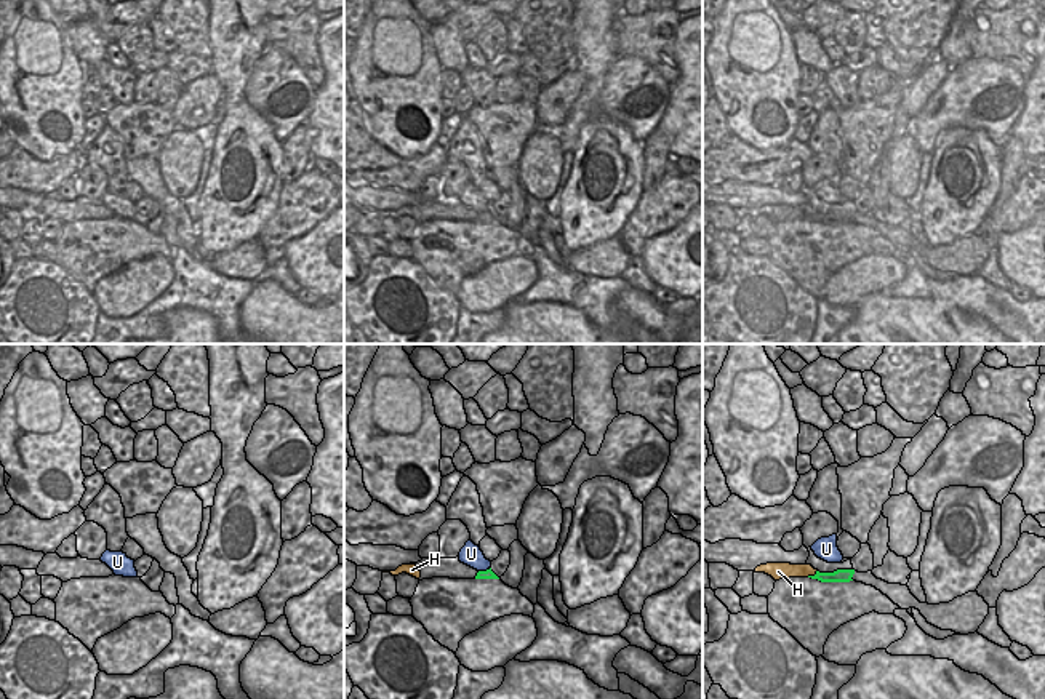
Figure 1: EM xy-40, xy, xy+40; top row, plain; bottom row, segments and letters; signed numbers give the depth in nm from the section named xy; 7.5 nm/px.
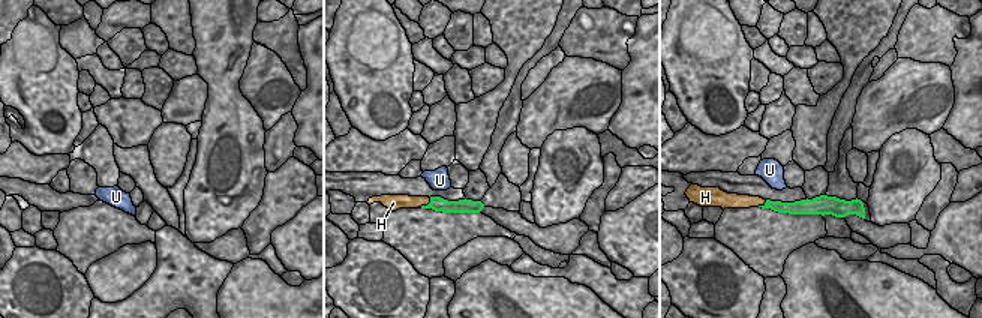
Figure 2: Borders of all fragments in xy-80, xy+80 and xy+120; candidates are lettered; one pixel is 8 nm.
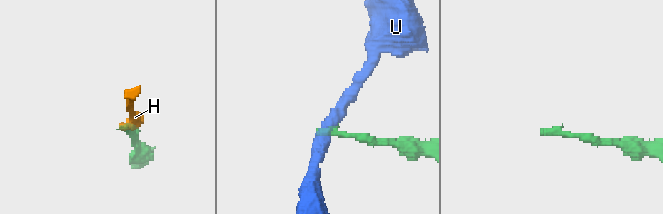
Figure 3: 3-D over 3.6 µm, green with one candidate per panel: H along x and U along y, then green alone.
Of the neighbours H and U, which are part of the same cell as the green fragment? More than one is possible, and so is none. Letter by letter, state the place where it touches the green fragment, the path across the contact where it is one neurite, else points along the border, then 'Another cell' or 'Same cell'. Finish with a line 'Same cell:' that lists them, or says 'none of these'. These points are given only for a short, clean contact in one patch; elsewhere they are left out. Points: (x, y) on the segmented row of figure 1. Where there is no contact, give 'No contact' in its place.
H: Touches green at xy+40 (812, 576). Path across: xy+40 (840, 575), (812, 576), (780, 570). Same cell
U: Touches green at xy (484, 571). Boundary: xy (490, 568), (479, 571). Another cell
Same cell: H.

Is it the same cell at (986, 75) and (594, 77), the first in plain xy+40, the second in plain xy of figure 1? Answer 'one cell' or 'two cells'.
two cells

